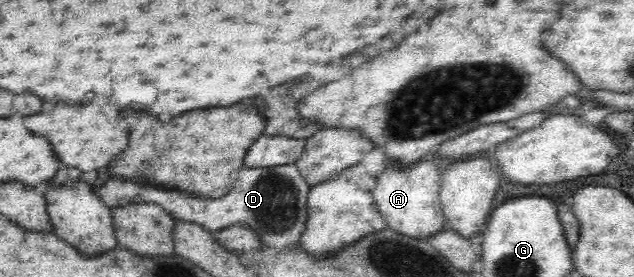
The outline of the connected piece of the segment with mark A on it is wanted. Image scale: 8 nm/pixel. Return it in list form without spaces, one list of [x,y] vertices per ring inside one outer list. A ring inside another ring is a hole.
[[[419,161],[407,165],[406,169],[387,166],[375,175],[373,190],[374,204],[386,221],[387,227],[407,237],[424,239],[445,228],[440,200],[439,168],[431,161]]]

